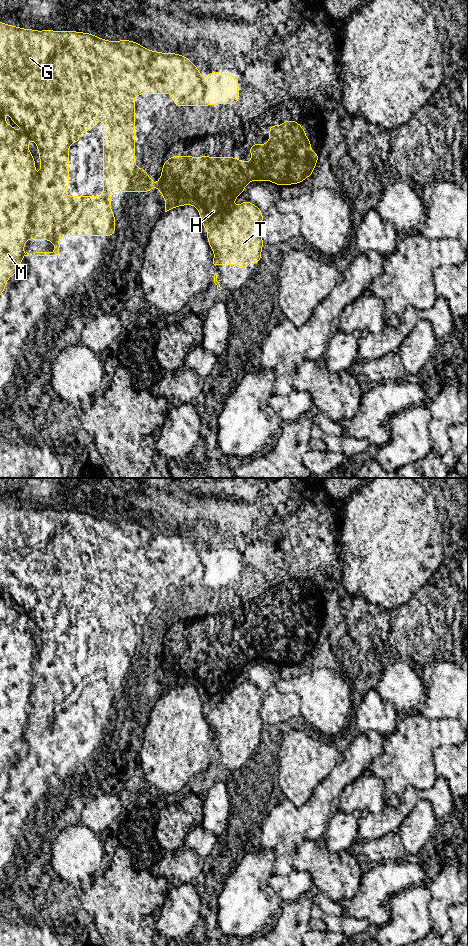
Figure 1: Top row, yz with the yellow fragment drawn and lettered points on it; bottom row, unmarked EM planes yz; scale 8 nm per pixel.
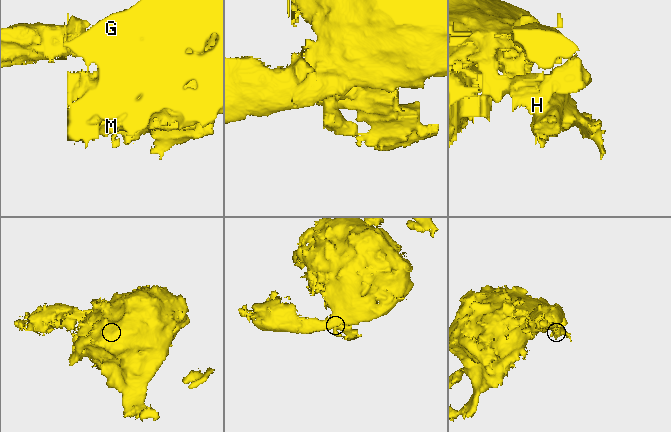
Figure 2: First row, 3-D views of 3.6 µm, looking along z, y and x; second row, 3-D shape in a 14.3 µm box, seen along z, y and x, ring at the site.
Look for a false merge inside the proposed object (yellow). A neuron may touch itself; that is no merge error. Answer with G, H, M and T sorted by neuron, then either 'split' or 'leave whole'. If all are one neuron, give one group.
groups G H M / T; split

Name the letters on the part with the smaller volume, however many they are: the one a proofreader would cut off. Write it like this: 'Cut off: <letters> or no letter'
Cut off: T

